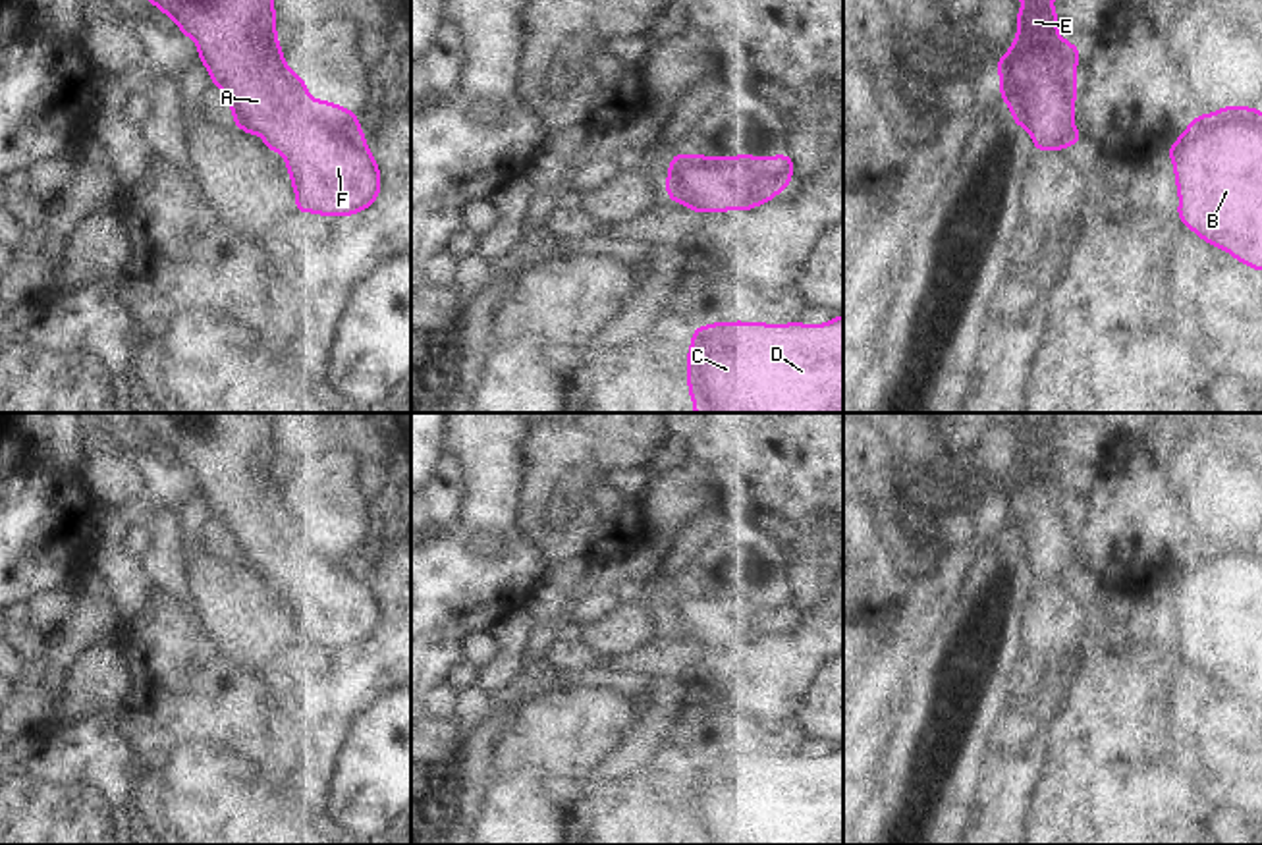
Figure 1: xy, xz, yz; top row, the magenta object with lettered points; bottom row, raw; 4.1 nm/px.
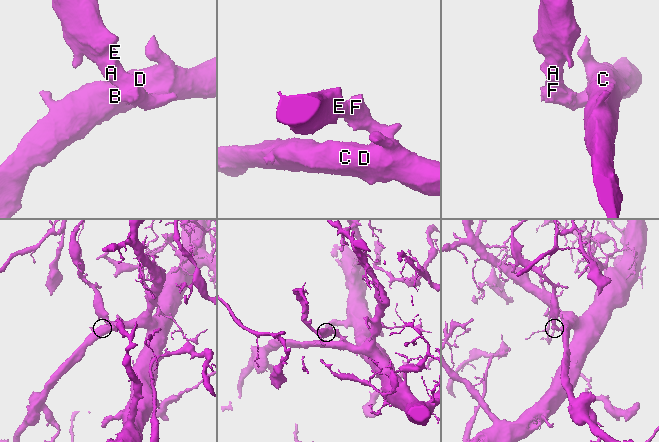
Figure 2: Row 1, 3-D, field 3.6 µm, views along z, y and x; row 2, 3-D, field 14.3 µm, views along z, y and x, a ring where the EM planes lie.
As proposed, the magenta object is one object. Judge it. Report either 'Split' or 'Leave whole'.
Leave whole

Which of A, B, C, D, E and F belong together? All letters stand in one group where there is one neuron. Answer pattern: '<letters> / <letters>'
A B C D E F

